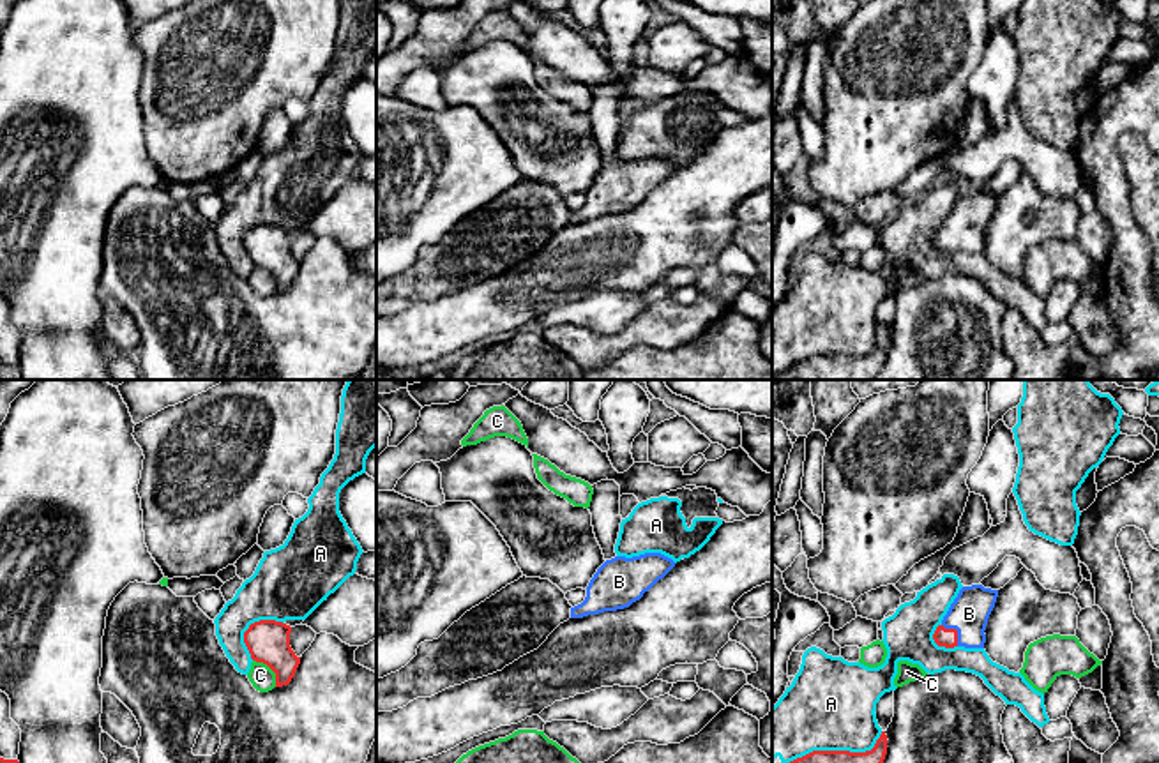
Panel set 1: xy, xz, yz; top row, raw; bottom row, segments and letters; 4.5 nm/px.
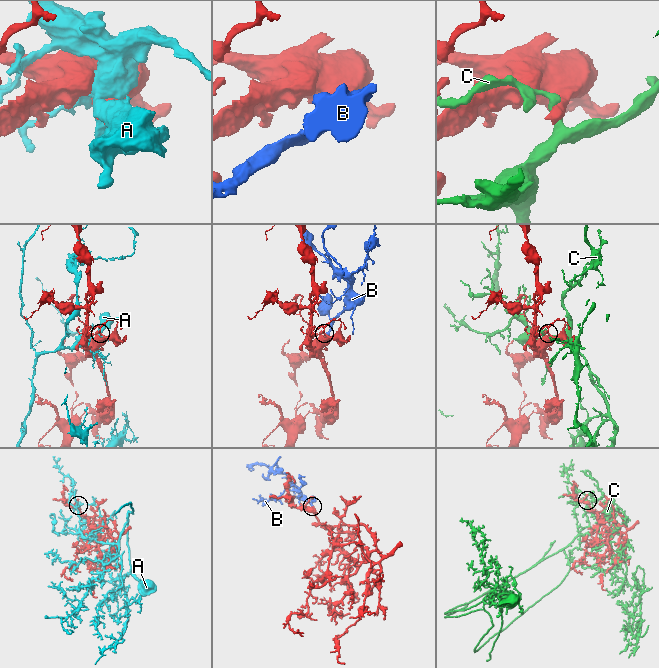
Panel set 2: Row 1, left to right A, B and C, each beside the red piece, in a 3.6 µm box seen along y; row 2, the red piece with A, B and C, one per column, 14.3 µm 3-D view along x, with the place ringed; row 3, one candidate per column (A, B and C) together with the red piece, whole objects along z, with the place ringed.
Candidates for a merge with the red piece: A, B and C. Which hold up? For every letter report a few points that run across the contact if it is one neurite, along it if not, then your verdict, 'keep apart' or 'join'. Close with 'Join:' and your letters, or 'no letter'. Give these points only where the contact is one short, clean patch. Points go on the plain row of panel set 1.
A: keep apart
B: line yz (942, 241), (956, 235), (969, 218); join
C: keep apart
Join: B

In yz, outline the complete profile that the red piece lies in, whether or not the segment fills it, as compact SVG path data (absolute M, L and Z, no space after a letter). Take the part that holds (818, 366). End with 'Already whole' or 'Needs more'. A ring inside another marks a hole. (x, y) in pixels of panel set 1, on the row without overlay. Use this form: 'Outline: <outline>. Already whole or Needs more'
Outline: M882 336L875 351L866 357L813 355L774 374L772 380L873 380L885 364L887 346Z. Already whole

